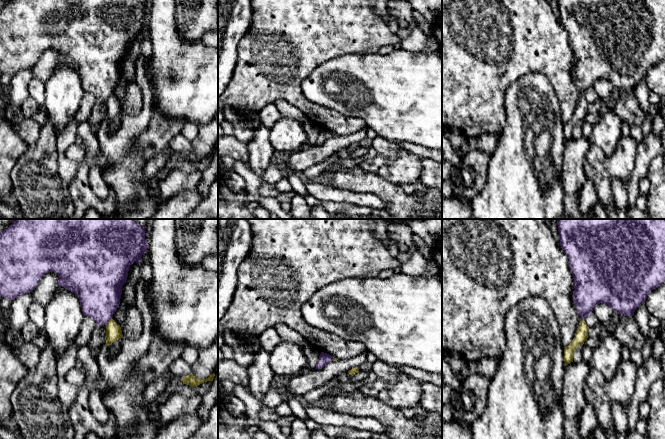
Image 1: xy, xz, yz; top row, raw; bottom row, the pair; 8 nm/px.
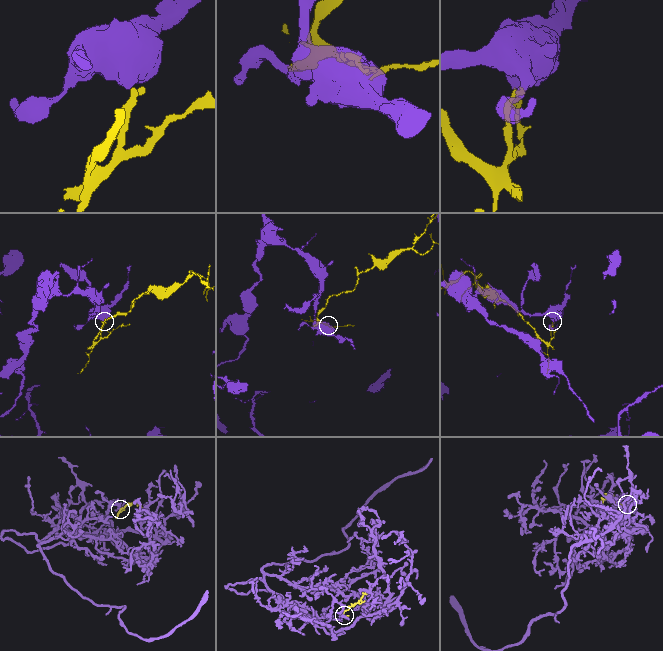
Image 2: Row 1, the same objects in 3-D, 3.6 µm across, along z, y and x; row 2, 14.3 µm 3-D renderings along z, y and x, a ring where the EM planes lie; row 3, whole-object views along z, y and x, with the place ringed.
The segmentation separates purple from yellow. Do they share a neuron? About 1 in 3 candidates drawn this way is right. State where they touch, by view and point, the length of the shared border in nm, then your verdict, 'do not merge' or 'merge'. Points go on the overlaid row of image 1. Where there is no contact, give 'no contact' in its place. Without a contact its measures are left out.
meets purple in xy at (108, 320); contact 80 nm long; do not merge

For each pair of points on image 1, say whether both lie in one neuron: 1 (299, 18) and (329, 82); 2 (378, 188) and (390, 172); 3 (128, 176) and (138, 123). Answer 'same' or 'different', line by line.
1: different
2: different
3: same

